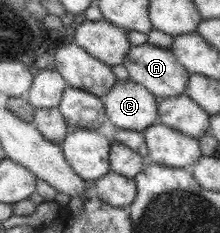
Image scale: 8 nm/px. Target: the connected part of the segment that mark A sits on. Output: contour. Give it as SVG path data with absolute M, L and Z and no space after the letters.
M149 43L130 46L122 64L129 80L142 85L157 99L183 94L190 75L168 48Z

